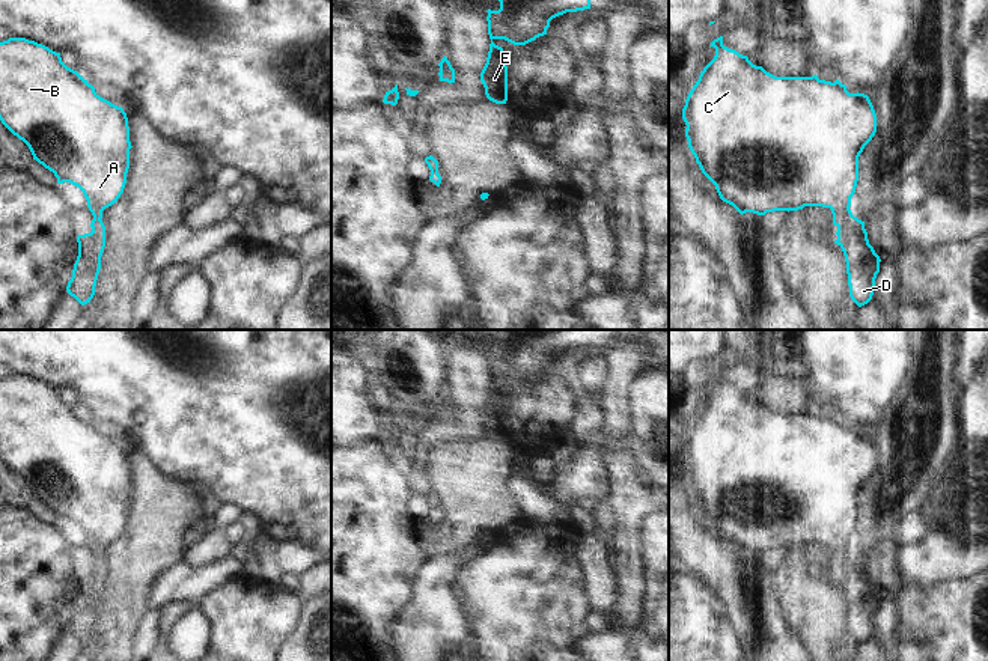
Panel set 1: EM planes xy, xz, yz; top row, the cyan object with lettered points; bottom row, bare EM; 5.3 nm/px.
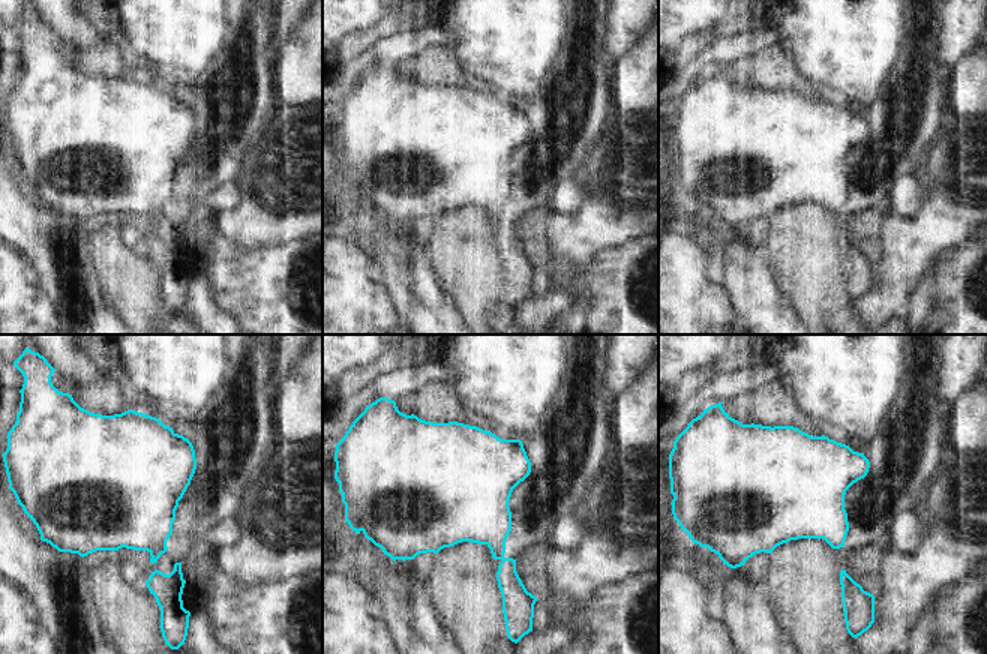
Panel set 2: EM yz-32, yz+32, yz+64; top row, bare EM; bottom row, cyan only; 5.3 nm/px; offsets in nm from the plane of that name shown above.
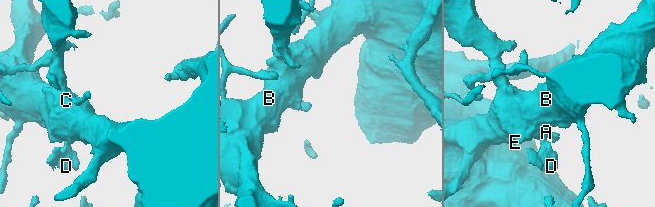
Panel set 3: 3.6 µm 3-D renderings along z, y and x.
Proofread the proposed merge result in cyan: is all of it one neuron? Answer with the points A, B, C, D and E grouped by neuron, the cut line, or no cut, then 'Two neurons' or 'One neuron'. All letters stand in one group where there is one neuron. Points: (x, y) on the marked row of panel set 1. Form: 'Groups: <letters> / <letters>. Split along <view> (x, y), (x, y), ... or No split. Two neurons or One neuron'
Groups: A B C D E. No split. One neuron

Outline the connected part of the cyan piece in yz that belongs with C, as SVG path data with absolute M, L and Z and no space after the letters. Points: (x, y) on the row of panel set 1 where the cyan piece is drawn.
M723 36L714 39L709 47L715 48L715 56L700 72L699 80L690 90L682 108L682 119L687 125L685 137L688 140L688 148L694 155L702 173L715 185L720 199L732 205L741 215L746 212L753 212L758 215L765 215L767 212L774 211L789 212L803 209L804 206L830 208L833 214L833 224L837 227L837 239L834 241L834 244L842 248L846 262L849 297L858 307L868 304L874 295L875 279L880 273L881 259L869 244L864 221L854 217L849 206L858 181L858 157L877 133L877 114L869 96L858 92L849 93L846 90L846 86L839 80L836 80L834 83L819 80L816 74L812 77L776 77L767 72L762 66L753 65L747 56L743 56L738 51L724 47Z

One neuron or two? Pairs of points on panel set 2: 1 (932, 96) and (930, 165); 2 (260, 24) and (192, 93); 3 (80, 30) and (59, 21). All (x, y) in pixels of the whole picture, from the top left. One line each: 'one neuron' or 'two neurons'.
1: two neurons
2: one neuron
3: one neuron

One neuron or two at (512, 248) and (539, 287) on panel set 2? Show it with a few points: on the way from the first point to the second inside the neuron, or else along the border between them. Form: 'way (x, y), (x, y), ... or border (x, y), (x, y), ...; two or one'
way (513, 257), (515, 263), (530, 278); one

